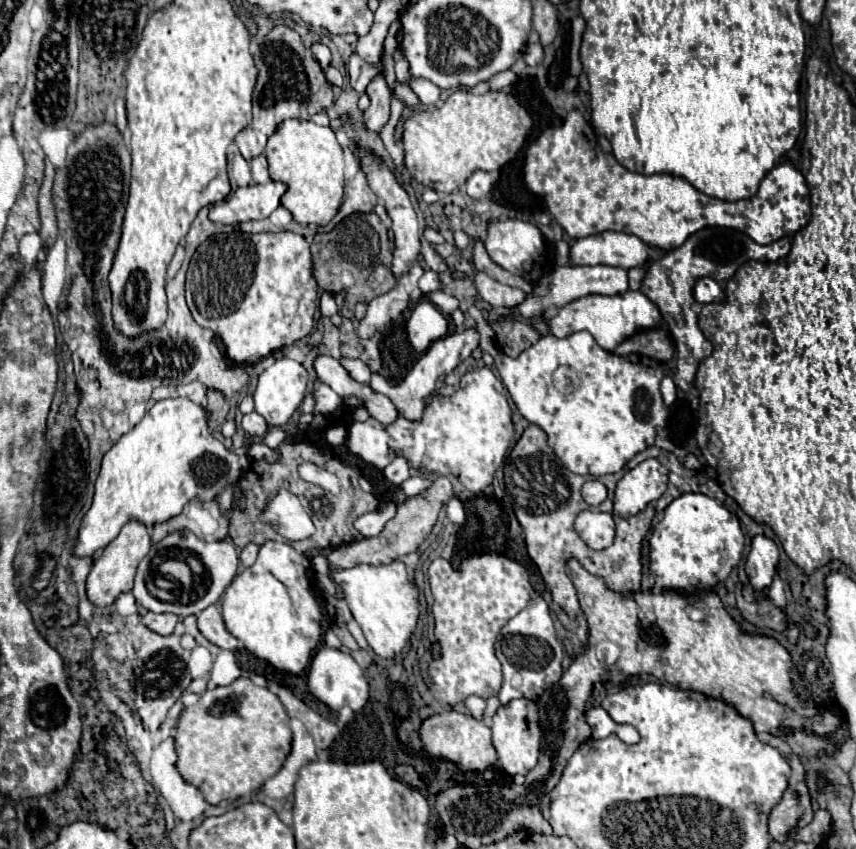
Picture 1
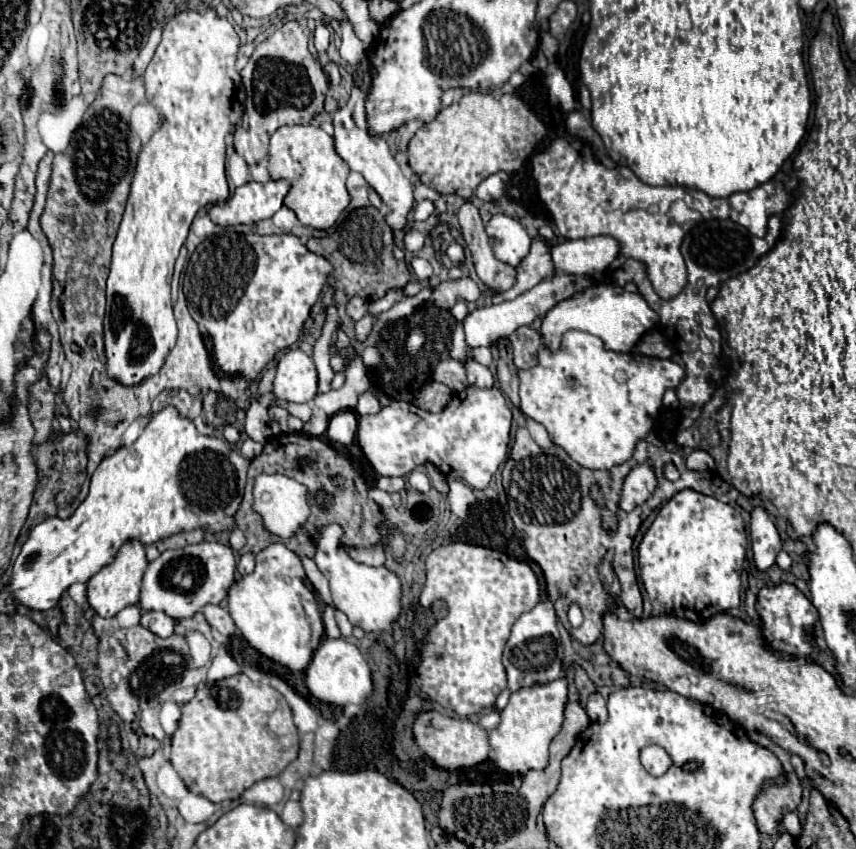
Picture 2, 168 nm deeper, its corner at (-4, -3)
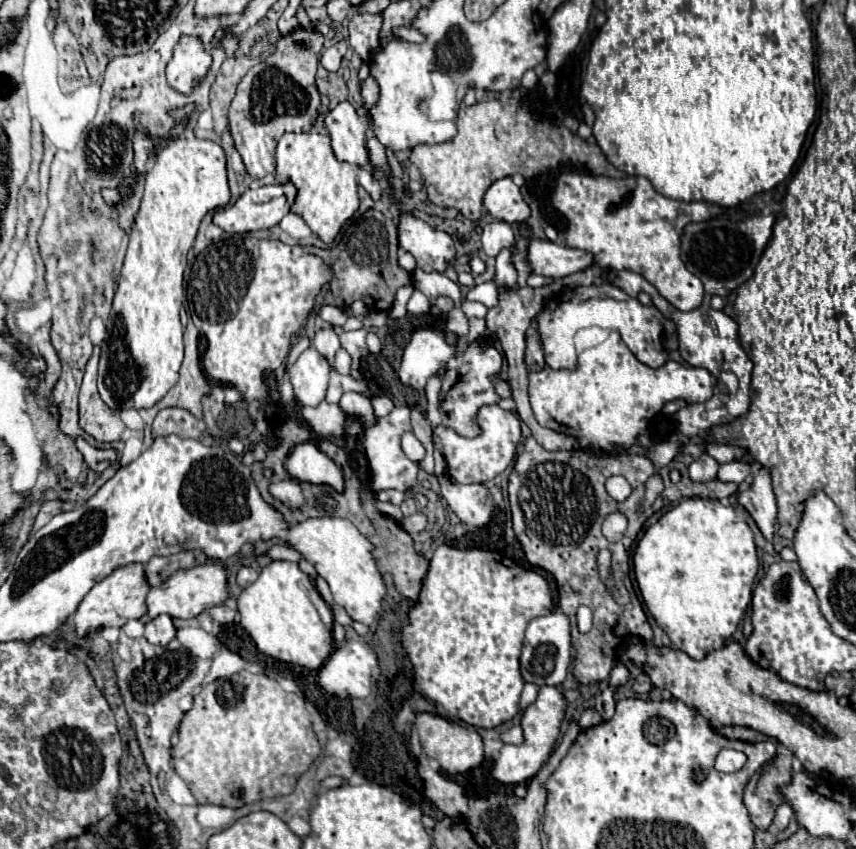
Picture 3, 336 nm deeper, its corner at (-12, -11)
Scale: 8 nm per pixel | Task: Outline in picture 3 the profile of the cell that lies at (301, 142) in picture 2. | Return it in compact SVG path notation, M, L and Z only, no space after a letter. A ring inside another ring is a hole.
M285 133L279 143L277 143L277 171L275 179L277 183L287 183L291 181L297 187L297 199L291 207L293 213L305 219L305 223L311 227L313 233L319 235L321 241L331 243L341 227L353 217L353 213L359 209L359 199L357 199L357 167L351 163L341 163L335 159L333 149L331 149L331 139L329 135L319 135L319 133Z

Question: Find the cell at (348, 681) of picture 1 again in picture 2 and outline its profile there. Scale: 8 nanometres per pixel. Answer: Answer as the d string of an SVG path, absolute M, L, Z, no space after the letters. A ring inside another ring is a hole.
M343 637L321 641L319 649L313 655L313 661L307 667L305 683L313 697L317 697L319 701L325 701L325 703L333 703L333 705L347 705L347 703L361 705L373 689L371 671L369 671L369 665L363 657L363 653Z

